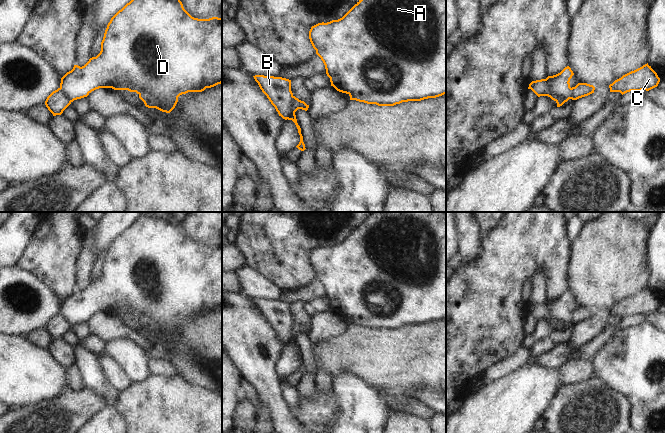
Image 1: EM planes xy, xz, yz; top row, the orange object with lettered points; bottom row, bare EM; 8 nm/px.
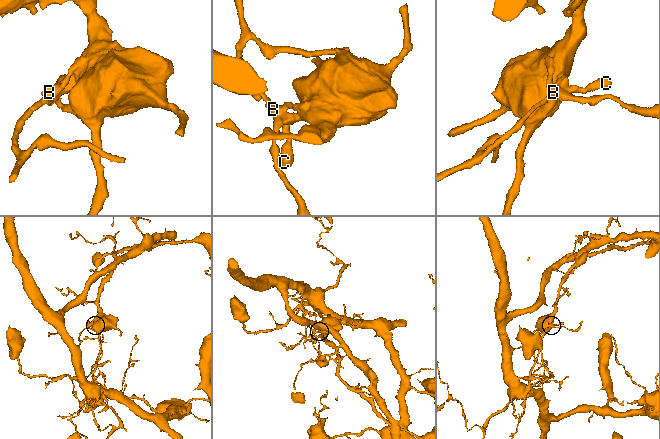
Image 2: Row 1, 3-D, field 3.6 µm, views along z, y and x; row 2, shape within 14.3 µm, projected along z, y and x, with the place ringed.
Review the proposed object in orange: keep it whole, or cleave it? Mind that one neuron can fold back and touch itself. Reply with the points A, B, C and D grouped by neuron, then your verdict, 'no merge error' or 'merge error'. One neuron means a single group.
A C D / B; merge error

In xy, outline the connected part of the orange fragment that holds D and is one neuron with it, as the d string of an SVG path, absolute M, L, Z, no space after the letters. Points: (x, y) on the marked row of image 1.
M131 0L119 10L110 20L101 42L101 51L96 57L92 57L82 67L74 65L62 78L60 89L66 94L70 102L87 97L92 91L99 88L112 88L114 90L128 90L136 92L139 98L148 108L156 108L162 112L170 113L178 102L178 97L188 92L202 92L206 88L214 87L222 83L222 18L212 17L198 19L192 17L183 7L180 0Z

